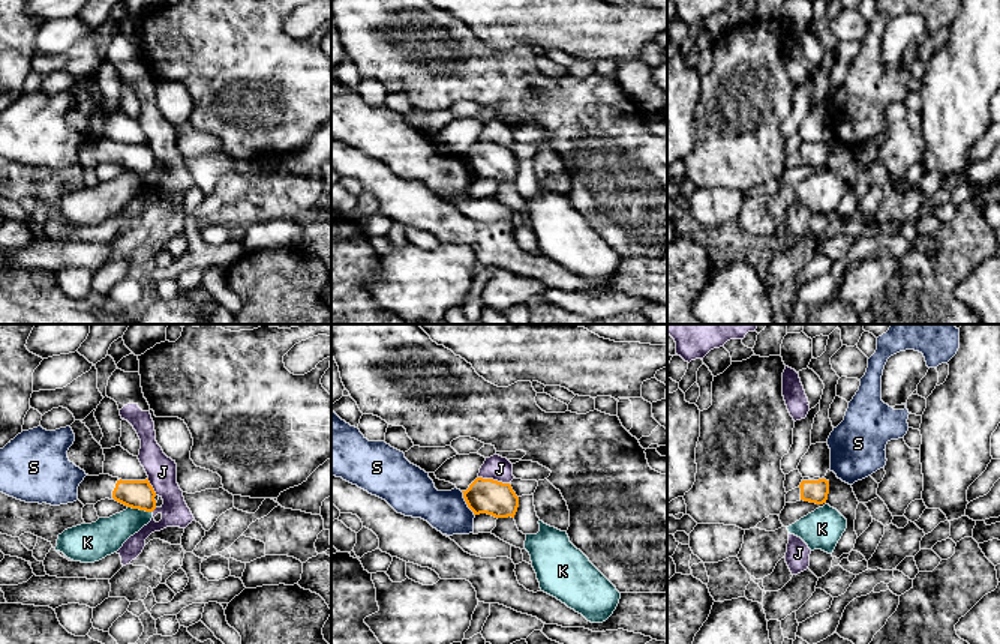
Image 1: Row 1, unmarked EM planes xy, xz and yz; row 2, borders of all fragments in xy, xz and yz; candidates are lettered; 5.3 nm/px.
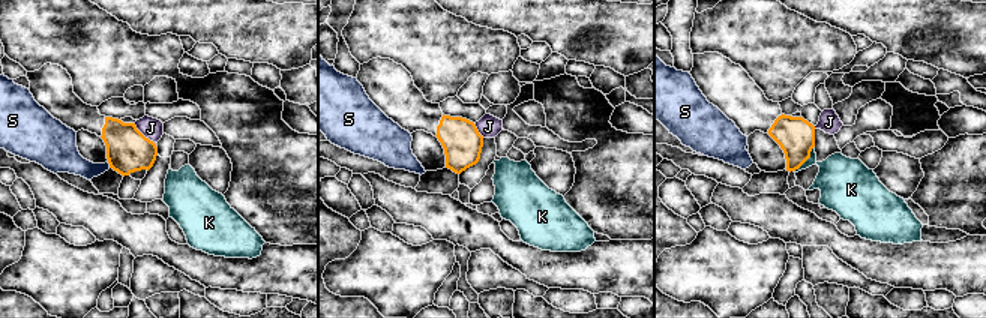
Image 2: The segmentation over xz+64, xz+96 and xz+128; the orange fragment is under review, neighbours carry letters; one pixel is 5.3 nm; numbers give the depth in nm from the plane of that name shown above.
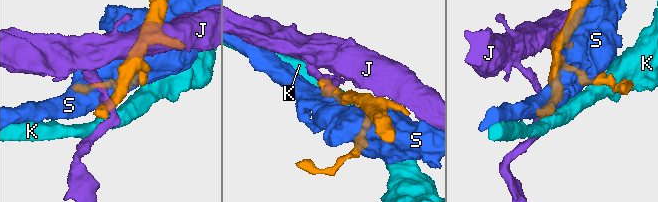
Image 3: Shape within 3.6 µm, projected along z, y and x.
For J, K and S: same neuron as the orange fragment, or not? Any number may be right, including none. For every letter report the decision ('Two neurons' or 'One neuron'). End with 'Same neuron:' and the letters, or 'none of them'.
J: Two neurons
K: Two neurons
S: Two neurons
Same neuron: none of them

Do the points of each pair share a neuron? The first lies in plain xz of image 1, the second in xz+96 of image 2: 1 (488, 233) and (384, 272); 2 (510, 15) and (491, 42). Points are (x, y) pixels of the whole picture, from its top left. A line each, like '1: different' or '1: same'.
1: different
2: different

